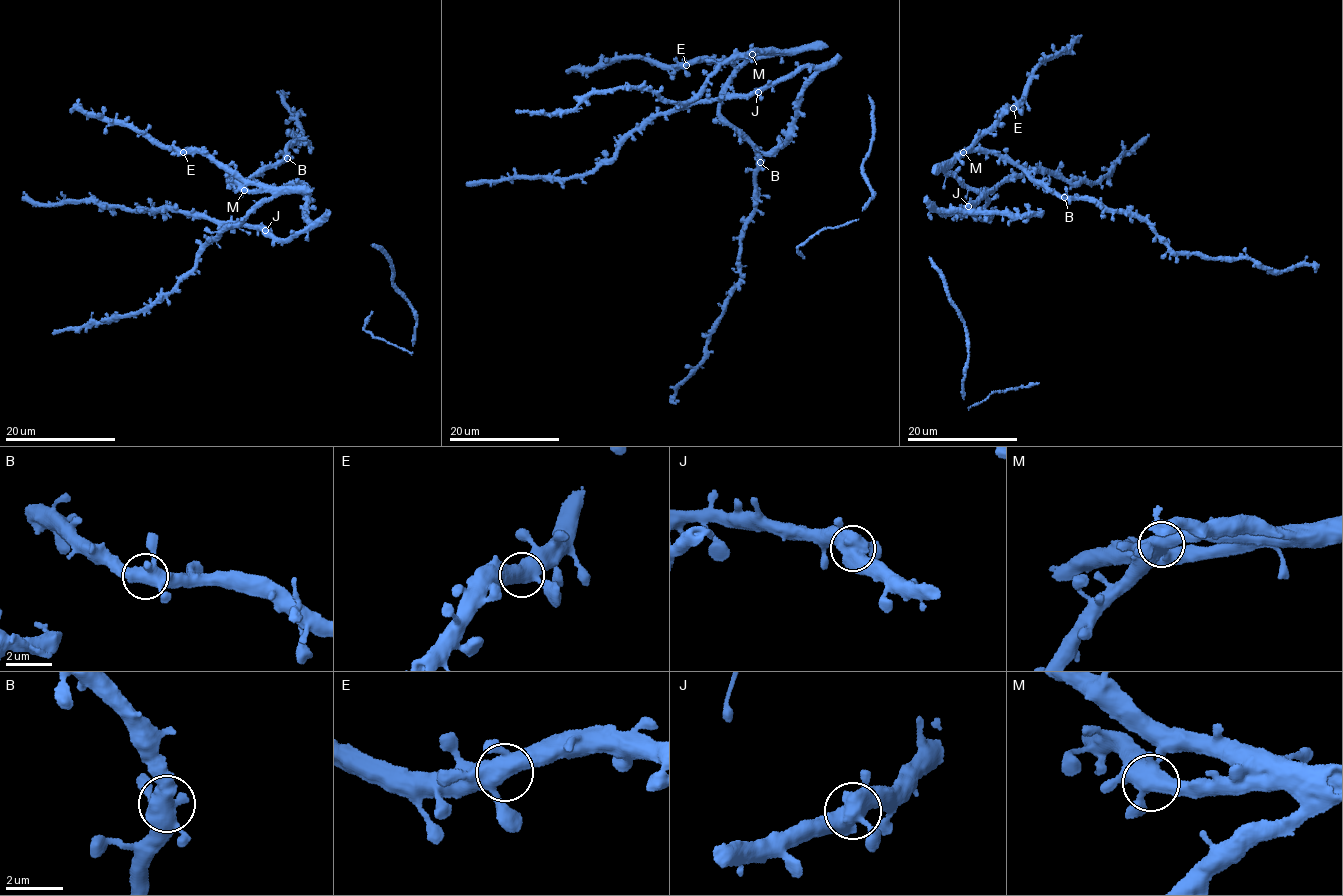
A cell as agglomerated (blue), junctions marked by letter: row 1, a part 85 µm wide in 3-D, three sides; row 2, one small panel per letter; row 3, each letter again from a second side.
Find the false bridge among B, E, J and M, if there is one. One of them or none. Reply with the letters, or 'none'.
none

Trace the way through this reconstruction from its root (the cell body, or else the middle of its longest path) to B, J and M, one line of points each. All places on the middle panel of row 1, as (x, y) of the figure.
B: (729, 60), (761, 49), (783, 52), (753, 56), (722, 96), (720, 113), (760, 162)
J: (729, 60), (705, 83), (707, 98), (748, 98), (758, 91)
M: (729, 60), (761, 49), (783, 52), (756, 51), (752, 54)

